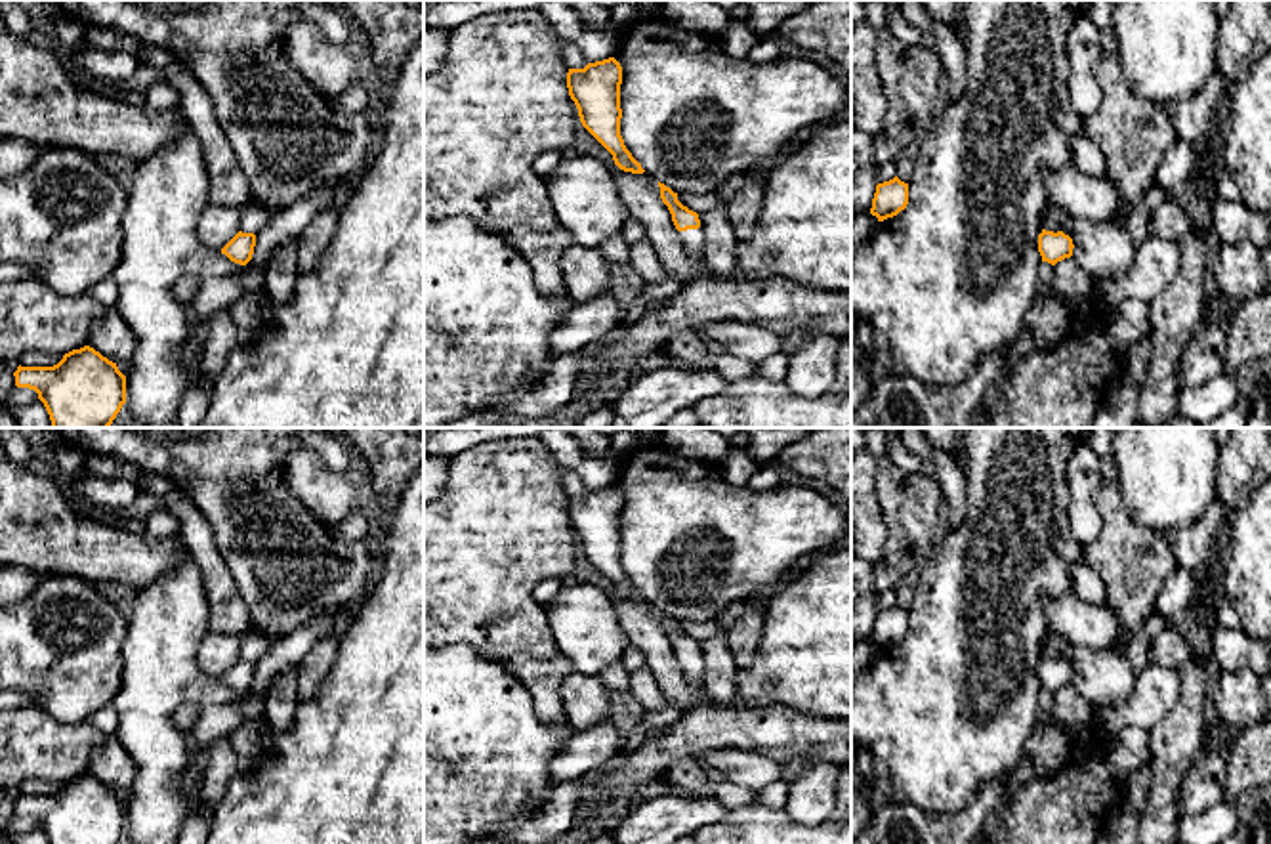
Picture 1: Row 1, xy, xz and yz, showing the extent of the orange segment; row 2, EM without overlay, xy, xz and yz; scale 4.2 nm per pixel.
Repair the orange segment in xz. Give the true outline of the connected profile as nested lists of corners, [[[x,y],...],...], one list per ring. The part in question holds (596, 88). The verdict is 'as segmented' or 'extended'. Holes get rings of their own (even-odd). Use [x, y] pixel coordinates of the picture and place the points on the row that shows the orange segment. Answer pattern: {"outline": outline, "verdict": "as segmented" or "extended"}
{"outline": [[[615,57],[567,73],[569,95],[578,109],[582,126],[613,155],[620,170],[643,174],[645,170],[620,136],[620,84],[622,67]]], "verdict": "as segmented"}

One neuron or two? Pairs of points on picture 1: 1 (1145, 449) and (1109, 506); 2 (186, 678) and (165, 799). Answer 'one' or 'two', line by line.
1: two
2: one

